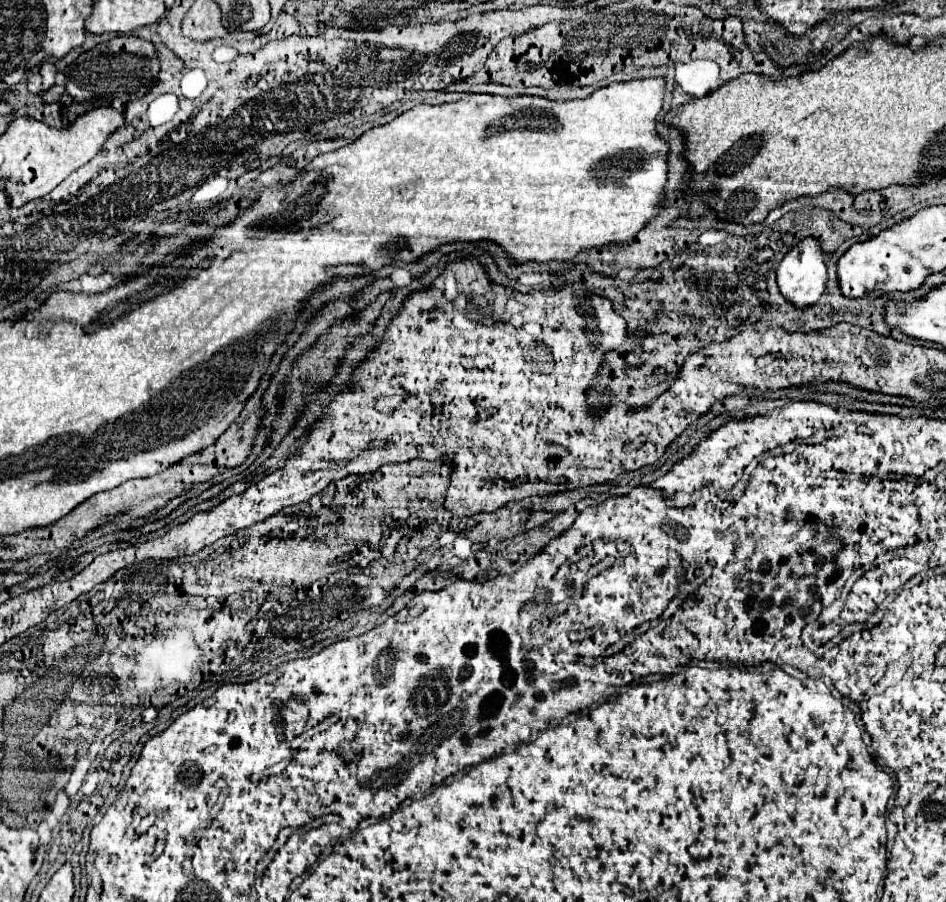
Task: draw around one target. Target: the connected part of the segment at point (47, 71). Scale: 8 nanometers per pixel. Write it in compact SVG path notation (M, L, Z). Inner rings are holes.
M45 62L45 64L41 66L41 76L43 76L43 90L41 90L41 92L47 92L47 90L55 84L55 76L57 76L55 66L49 64L49 62Z

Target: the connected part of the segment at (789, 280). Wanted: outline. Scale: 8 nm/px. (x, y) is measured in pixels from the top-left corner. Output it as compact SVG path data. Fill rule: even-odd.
M805 238L787 252L777 268L777 286L783 298L795 308L813 306L825 290L827 268L821 246L815 238Z

